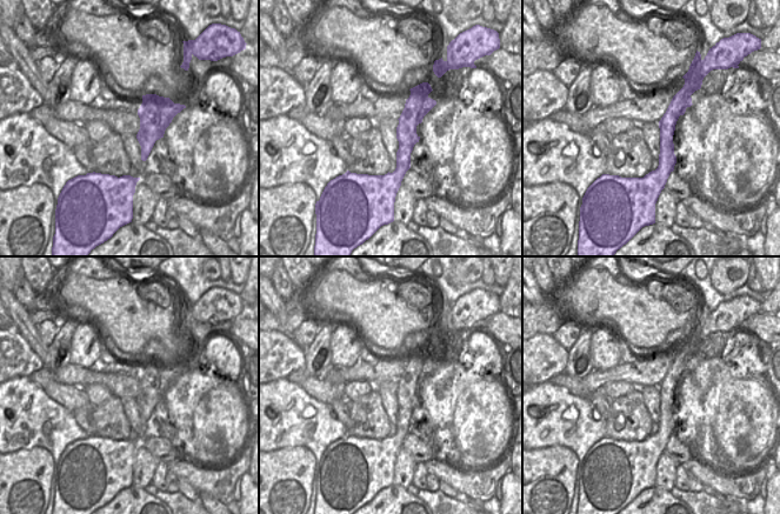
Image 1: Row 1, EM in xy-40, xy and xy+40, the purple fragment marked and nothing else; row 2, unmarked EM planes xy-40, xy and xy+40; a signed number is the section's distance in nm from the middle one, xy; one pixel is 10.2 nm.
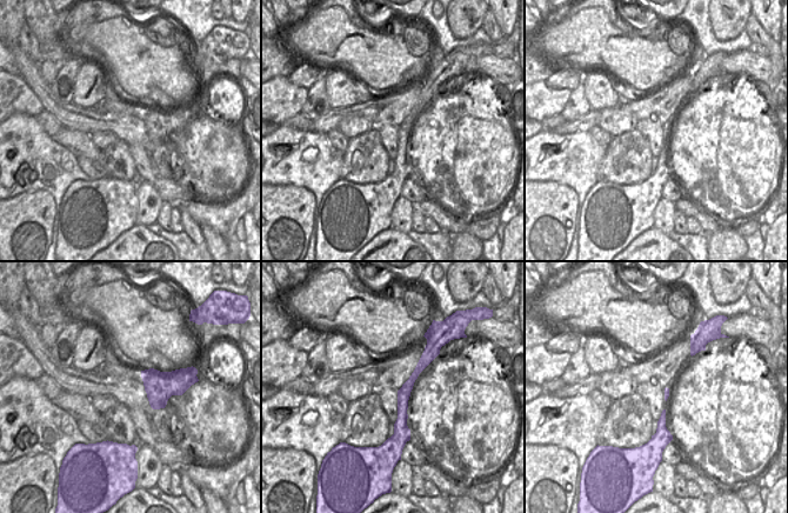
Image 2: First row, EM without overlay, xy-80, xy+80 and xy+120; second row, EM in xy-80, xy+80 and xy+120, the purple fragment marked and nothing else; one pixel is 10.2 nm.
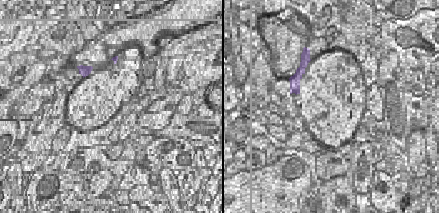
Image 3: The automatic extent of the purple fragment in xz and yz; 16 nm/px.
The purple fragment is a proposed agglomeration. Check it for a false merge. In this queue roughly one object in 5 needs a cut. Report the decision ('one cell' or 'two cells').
one cell

